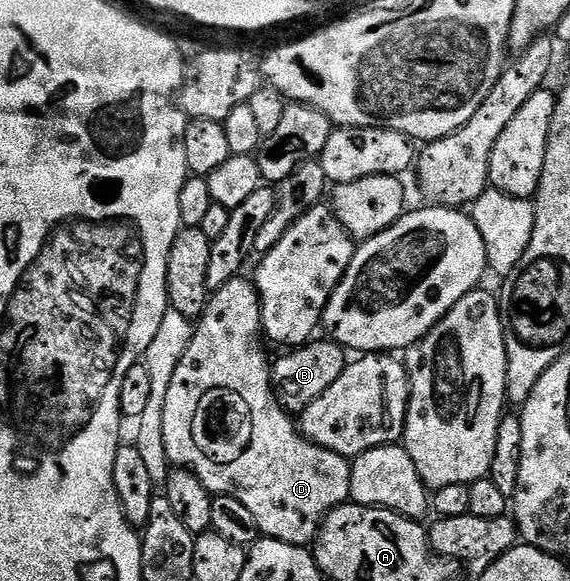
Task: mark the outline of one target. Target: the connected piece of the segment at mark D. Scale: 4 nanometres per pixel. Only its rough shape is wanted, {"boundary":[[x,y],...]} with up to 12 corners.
{"boundary":[[255,281],[211,291],[167,389],[173,467],[308,548],[352,463],[272,391]]}

